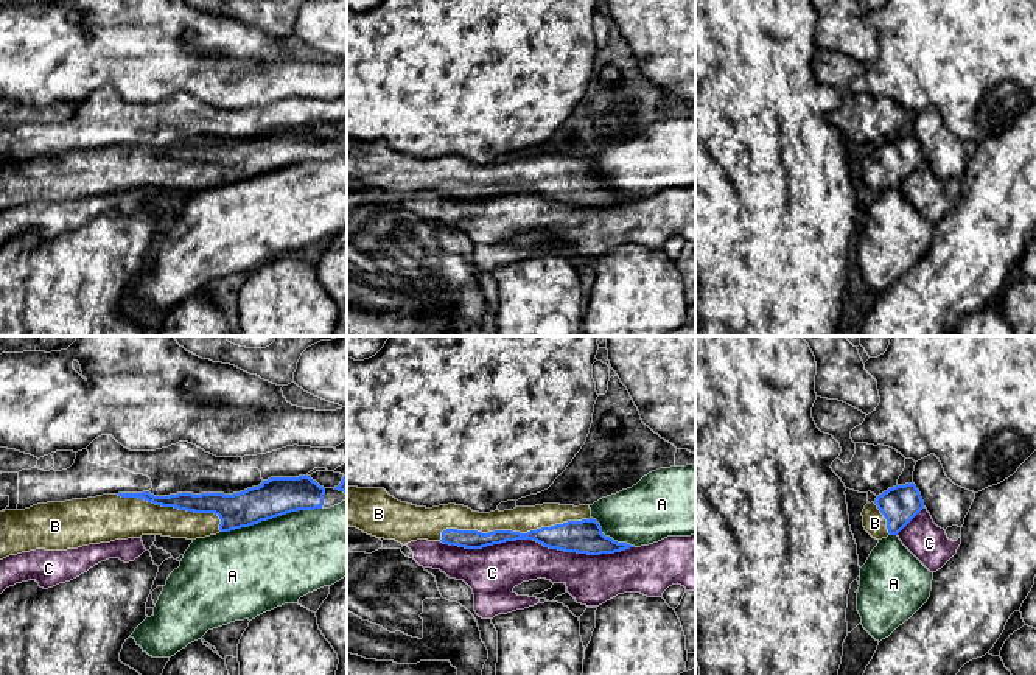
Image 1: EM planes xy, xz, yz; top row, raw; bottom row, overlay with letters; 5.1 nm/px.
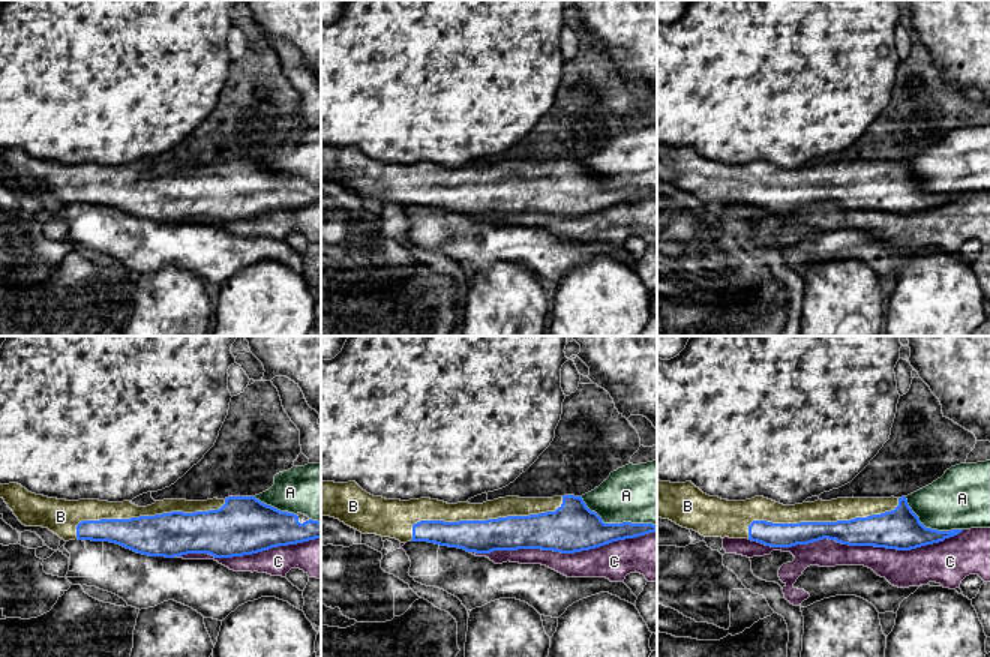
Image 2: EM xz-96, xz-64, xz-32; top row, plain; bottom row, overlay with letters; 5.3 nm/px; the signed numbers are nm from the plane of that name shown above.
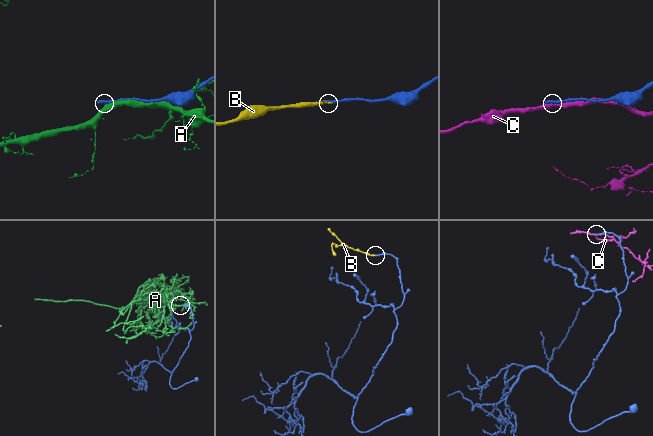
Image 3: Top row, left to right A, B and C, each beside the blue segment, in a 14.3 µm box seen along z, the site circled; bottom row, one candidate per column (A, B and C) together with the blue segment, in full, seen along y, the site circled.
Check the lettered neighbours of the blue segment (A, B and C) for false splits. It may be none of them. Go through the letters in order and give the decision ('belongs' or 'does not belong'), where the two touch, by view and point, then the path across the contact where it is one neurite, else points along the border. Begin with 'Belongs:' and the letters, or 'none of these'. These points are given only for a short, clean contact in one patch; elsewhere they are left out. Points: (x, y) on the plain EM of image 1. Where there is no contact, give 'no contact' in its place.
Belongs: B
A: does not belong; meets blue in xy at (271, 170)
B: belongs; meets blue in xz at (512, 184)
C: does not belong; meets blue in xz at (537, 193)

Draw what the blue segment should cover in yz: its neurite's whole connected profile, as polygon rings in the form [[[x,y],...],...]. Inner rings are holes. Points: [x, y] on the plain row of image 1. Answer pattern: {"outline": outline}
{"outline": [[[913,134],[896,137],[865,157],[863,179],[876,191],[898,187],[922,160],[924,152]]]}

